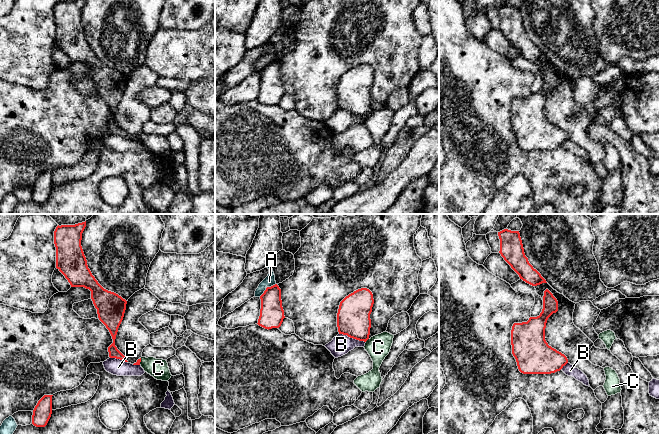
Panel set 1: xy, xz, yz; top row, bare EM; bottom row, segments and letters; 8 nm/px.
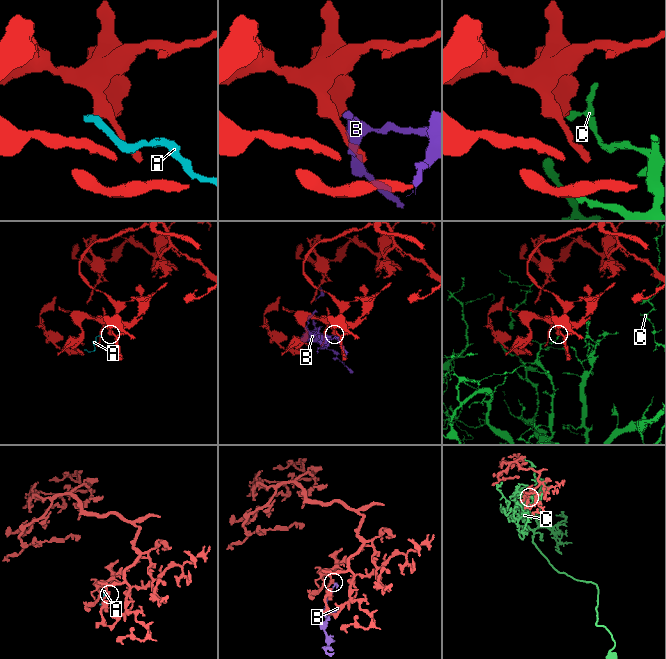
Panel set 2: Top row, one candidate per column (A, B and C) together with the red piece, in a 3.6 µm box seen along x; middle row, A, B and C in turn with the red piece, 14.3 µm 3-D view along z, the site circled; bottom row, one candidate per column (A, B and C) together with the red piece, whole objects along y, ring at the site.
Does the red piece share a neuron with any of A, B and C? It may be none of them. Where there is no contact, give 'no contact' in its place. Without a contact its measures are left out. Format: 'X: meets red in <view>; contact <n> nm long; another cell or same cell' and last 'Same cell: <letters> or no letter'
A: meets red in xz; contact 170 nm long; another cell
B: meets red in xz; contact 220 nm long; another cell
C: meets red in xz; contact 40 nm long; another cell
Same cell: no letter

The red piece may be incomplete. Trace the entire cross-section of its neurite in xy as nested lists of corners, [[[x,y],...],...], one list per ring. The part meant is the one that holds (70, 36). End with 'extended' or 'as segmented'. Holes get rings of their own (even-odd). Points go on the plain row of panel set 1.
[[[86,0],[61,1],[54,7],[56,44],[71,63],[84,63],[91,67],[91,75],[99,96],[109,106],[113,119],[108,123],[109,133],[128,138],[115,122],[118,104],[123,96],[127,77],[118,70],[104,65],[87,41],[81,16]]]; as segmented

